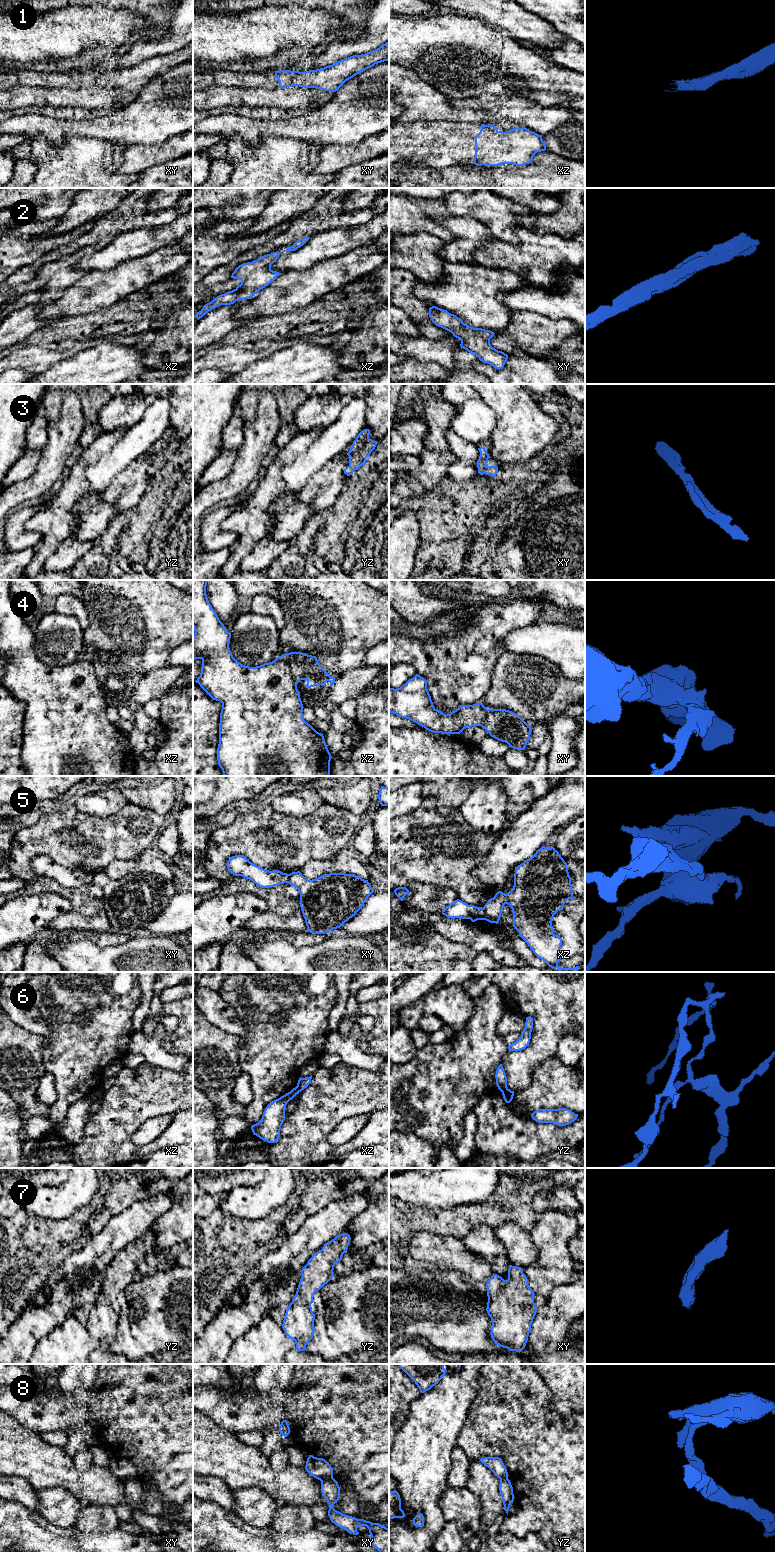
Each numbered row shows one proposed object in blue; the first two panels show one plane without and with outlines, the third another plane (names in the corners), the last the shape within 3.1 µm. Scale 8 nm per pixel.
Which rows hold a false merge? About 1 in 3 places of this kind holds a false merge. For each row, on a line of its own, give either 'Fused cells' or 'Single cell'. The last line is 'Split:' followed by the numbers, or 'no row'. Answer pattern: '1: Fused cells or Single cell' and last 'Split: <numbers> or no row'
1: Single cell
2: Single cell
3: Single cell
4: Fused cells
5: Fused cells
6: Fused cells
7: Single cell
8: Fused cells
Split: 4, 5, 6, 8

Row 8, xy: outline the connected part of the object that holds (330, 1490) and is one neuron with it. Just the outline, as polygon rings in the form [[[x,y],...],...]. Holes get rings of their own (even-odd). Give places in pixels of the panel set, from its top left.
[[[334,1478],[321,1481],[321,1493],[329,1504],[328,1516],[332,1523],[346,1530],[348,1533],[358,1535],[357,1528],[366,1526],[371,1537],[367,1543],[375,1547],[379,1552],[389,1552],[389,1529],[379,1523],[372,1523],[364,1519],[357,1519],[345,1515],[333,1508],[340,1498],[340,1487]]]

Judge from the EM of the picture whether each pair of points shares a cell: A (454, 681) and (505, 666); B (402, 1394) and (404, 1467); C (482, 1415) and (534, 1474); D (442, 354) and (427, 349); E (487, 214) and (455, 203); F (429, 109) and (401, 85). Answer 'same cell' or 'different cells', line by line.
A: different cells
B: different cells
C: same cell
D: same cell
E: same cell
F: same cell

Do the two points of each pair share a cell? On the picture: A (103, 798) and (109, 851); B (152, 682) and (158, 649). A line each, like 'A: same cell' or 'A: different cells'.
A: different cells
B: different cells

